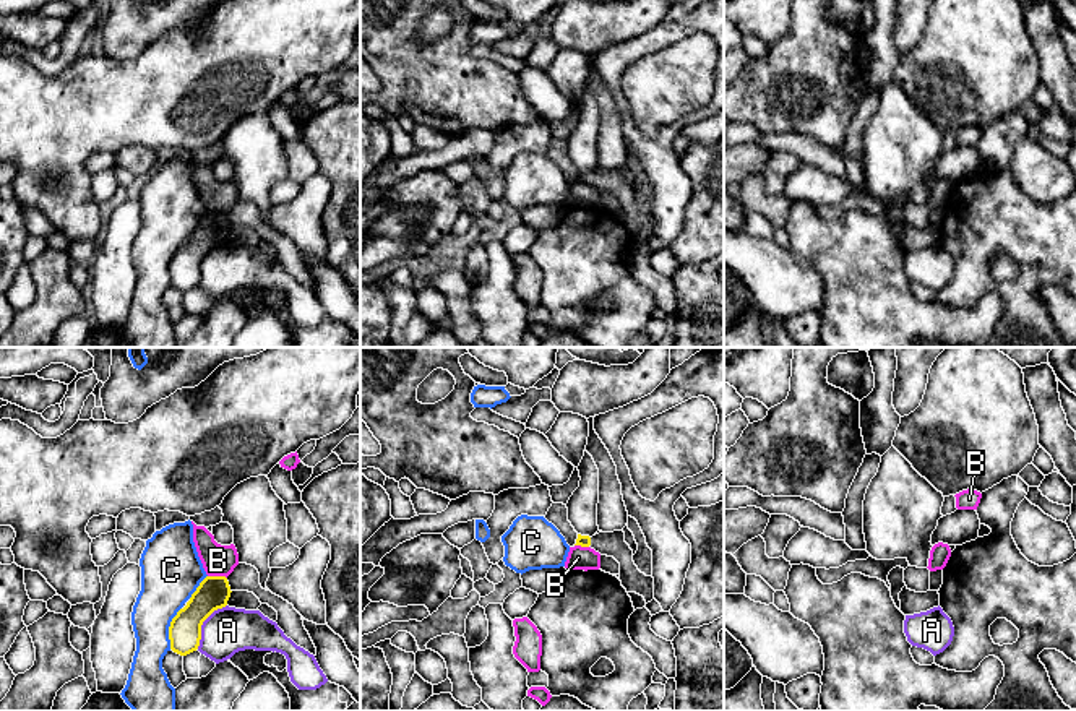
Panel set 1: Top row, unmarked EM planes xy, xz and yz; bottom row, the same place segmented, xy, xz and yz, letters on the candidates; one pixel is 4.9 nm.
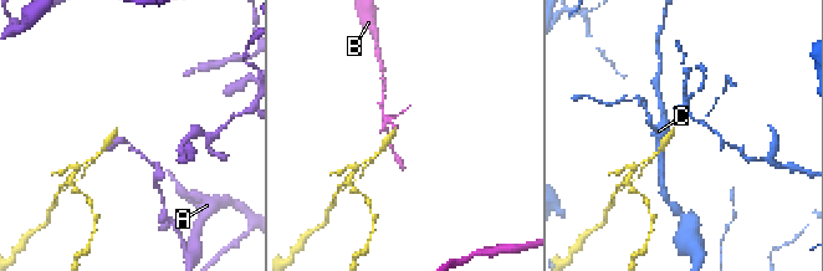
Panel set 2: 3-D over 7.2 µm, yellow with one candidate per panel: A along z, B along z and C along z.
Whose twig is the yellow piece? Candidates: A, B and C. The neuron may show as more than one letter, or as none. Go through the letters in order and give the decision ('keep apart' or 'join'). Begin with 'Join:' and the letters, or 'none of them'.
Join: none of them
A: keep apart
B: keep apart
C: keep apart

